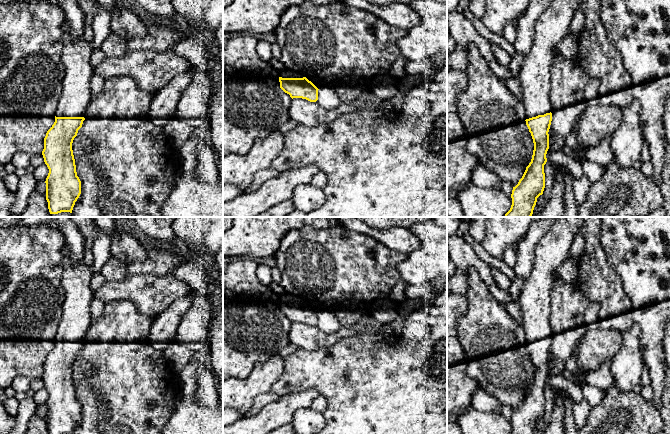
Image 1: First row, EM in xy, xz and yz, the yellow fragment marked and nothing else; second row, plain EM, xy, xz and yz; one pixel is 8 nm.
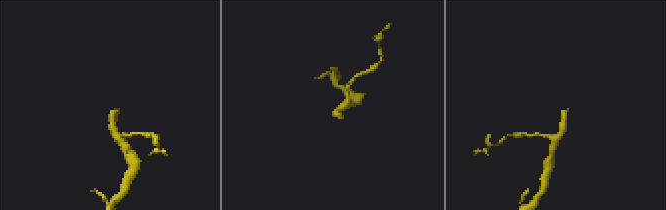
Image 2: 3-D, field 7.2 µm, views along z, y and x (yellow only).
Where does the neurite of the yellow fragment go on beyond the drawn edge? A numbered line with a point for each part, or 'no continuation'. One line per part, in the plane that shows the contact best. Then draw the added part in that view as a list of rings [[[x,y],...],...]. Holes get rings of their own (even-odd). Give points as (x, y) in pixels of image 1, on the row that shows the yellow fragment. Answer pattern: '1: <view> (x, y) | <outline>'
1: xy (76, 53) | [[[67,20],[62,27],[62,54],[64,65],[63,93],[56,109],[56,117],[83,117],[92,97],[91,77],[93,66],[90,58],[93,42],[87,42],[83,36],[71,36]]]

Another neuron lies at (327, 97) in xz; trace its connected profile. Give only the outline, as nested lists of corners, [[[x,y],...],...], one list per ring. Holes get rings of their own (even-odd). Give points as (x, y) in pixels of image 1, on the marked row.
[[[319,89],[317,102],[324,108],[335,112],[337,115],[340,114],[339,107],[342,101],[332,89]]]

